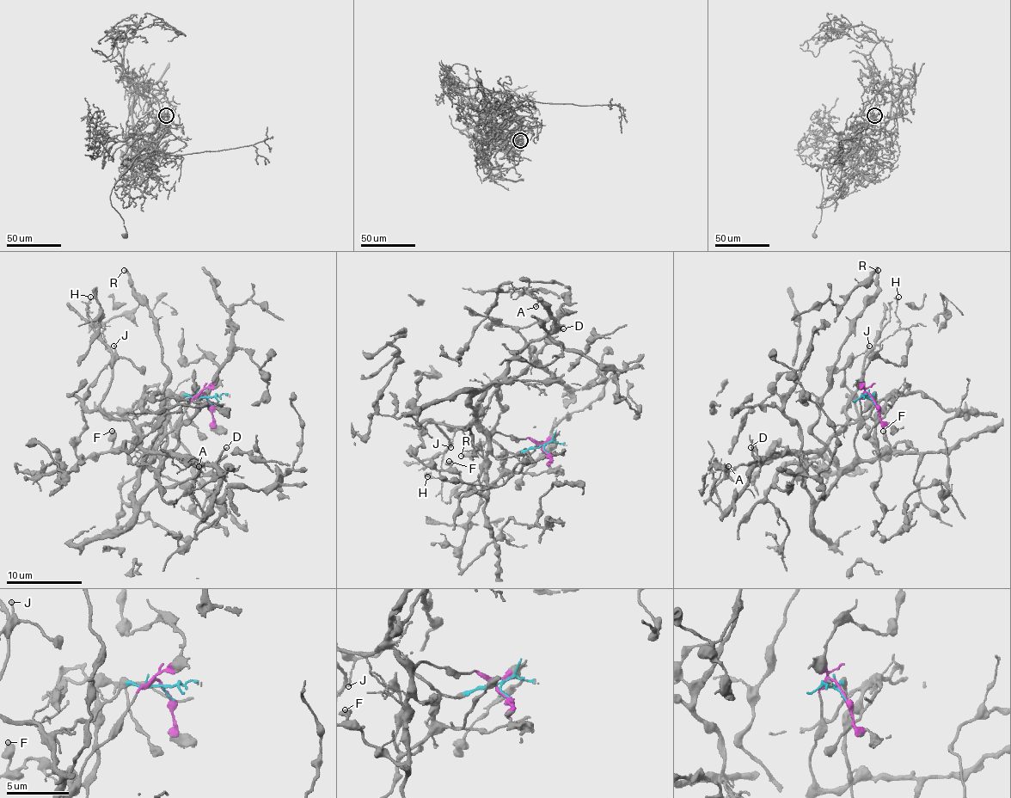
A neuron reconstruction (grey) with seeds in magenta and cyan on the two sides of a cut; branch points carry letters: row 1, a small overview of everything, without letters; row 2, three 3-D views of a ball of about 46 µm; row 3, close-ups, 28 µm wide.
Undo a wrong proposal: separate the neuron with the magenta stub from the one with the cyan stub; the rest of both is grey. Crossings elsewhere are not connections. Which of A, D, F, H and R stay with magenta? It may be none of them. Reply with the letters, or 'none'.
F, R

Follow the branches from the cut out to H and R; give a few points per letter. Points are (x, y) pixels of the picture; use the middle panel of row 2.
H: (546, 451), (540, 447), (506, 451), (480, 425), (440, 423), (450, 445), (423, 468), (426, 475)
R: (546, 451), (529, 438), (489, 434), (478, 419), (497, 390), (506, 409), (495, 430), (472, 455), (461, 455)

